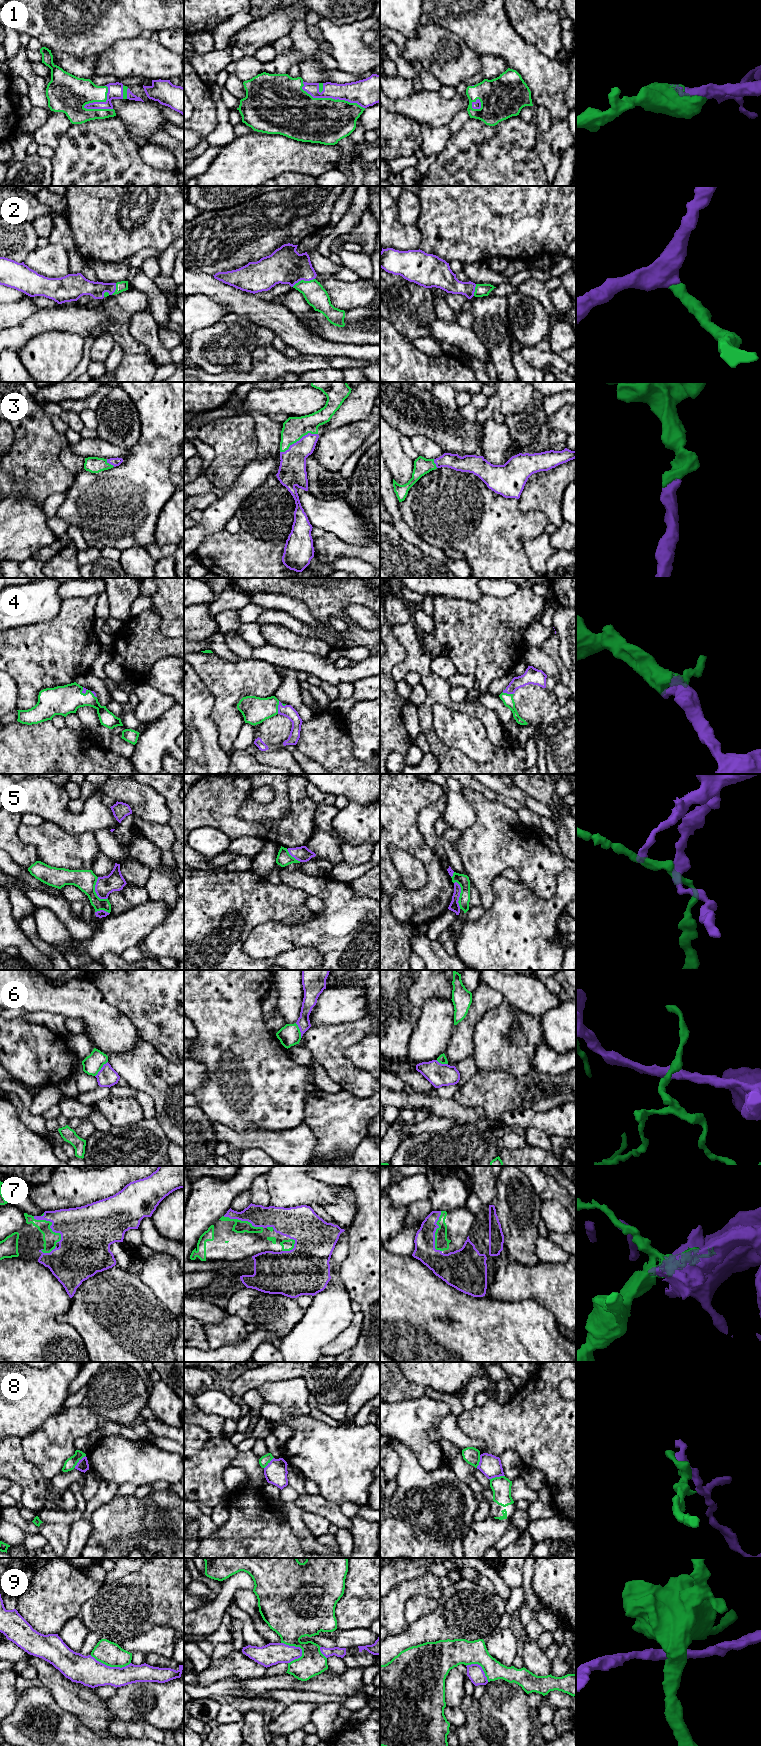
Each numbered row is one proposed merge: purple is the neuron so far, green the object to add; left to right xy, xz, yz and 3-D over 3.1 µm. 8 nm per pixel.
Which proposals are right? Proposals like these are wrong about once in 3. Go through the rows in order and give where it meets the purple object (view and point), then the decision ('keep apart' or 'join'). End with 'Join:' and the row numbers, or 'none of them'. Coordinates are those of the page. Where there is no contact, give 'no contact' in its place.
1: meets purple in xz at (330, 97); join
2: meets purple in xz at (303, 279); join
3: meets purple in xz at (299, 440); join
4: meets purple in xz at (278, 707); join
5: meets purple in xy at (95, 891); keep apart
6: meets purple in xy at (101, 1069); keep apart
7: meets purple in xy at (52, 1224); join
8: meets purple in yz at (496, 1476); keep apart
9: meets purple in xz at (294, 1646); keep apart
Join: 1, 2, 3, 4, 7

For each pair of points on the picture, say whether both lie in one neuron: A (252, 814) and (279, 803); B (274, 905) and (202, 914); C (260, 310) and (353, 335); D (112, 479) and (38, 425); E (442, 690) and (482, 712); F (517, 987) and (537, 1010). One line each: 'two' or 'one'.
A: one
B: one
C: two
D: two
E: one
F: one

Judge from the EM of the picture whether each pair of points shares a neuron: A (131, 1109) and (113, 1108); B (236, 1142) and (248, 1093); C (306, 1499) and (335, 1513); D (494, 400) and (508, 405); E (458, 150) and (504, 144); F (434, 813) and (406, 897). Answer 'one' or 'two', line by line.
A: one
B: two
C: one
D: two
E: one
F: two

